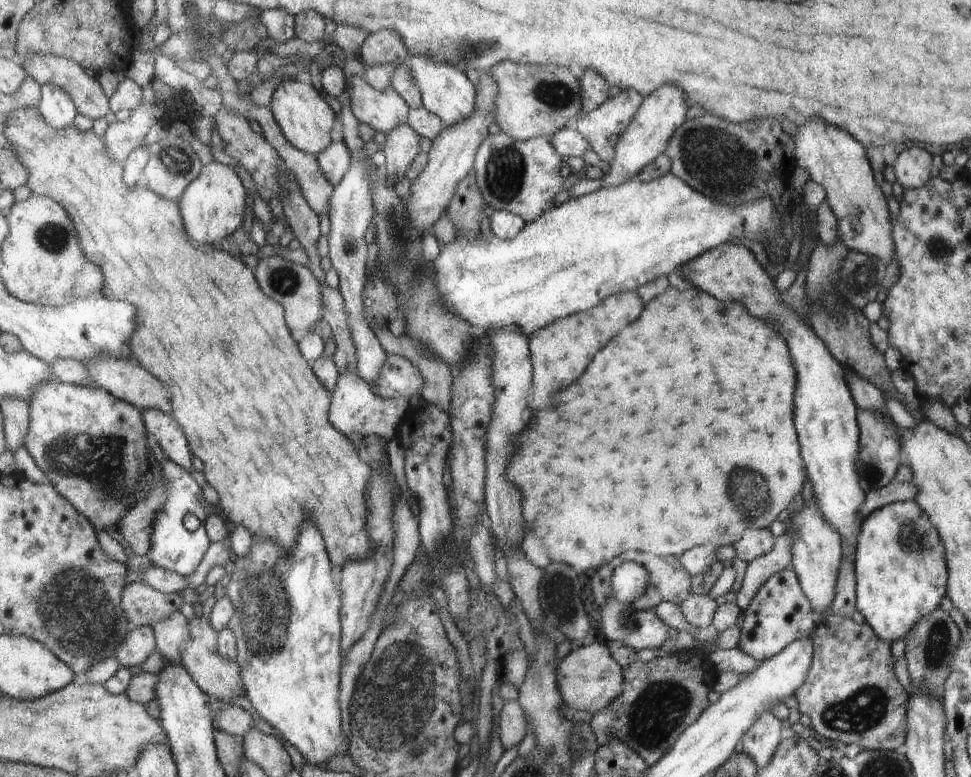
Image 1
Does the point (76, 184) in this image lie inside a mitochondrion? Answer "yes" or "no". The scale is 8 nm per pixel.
no

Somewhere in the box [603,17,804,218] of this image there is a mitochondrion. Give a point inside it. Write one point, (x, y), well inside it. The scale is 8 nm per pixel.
(713, 158)

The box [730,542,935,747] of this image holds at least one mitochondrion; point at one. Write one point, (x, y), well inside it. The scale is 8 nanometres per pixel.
(866, 707)

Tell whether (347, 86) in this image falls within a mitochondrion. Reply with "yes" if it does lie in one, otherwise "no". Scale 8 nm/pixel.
no

